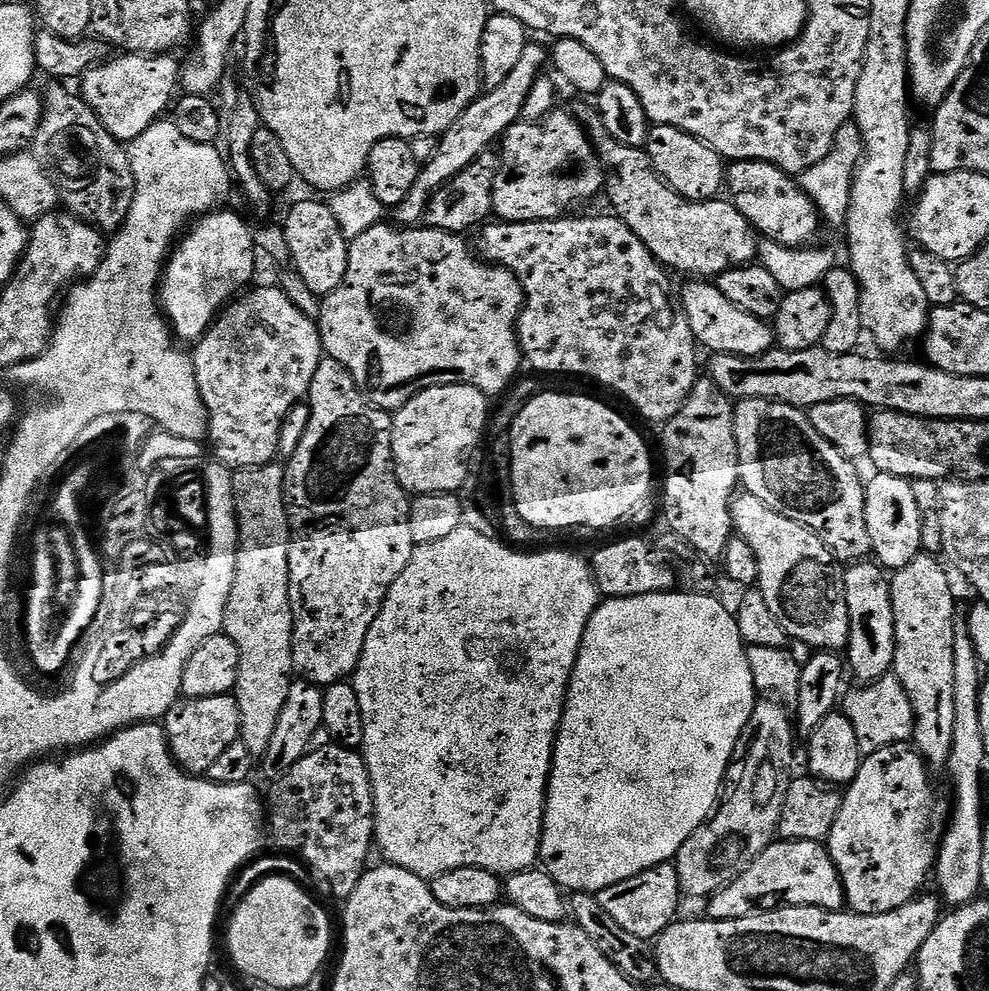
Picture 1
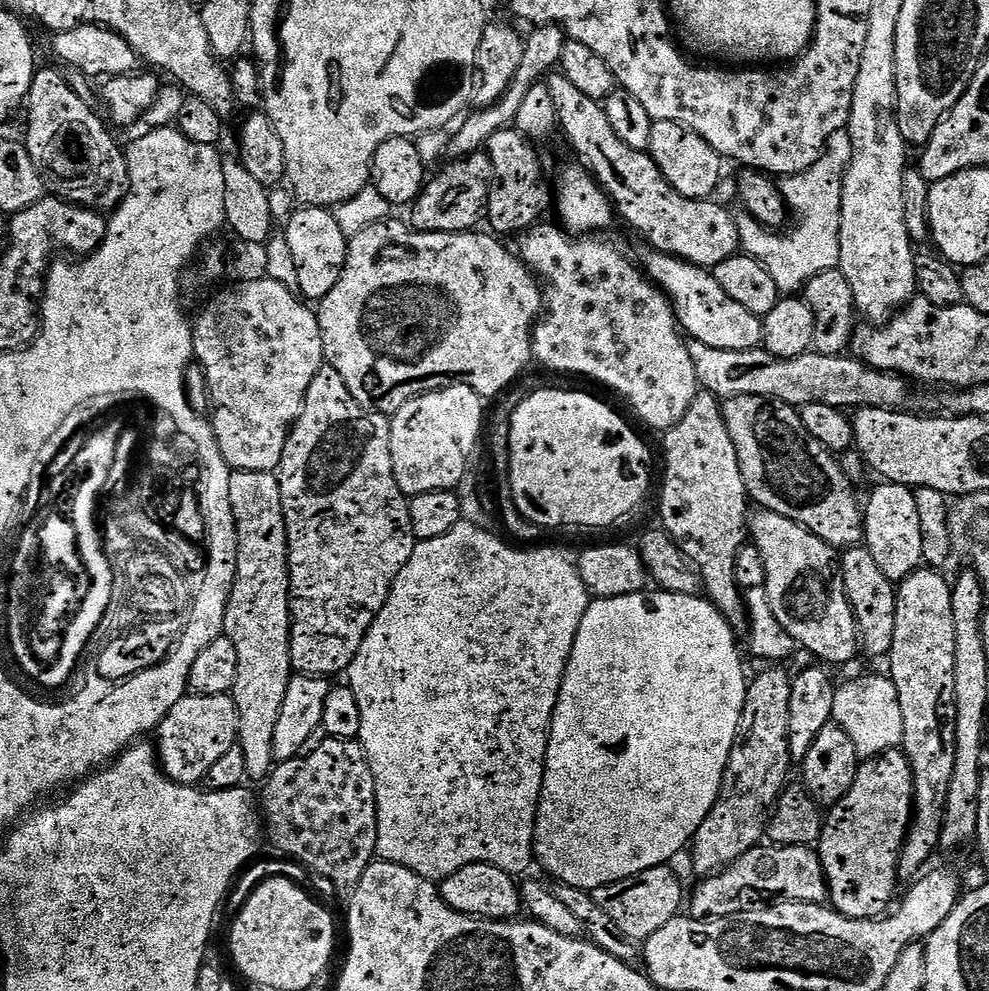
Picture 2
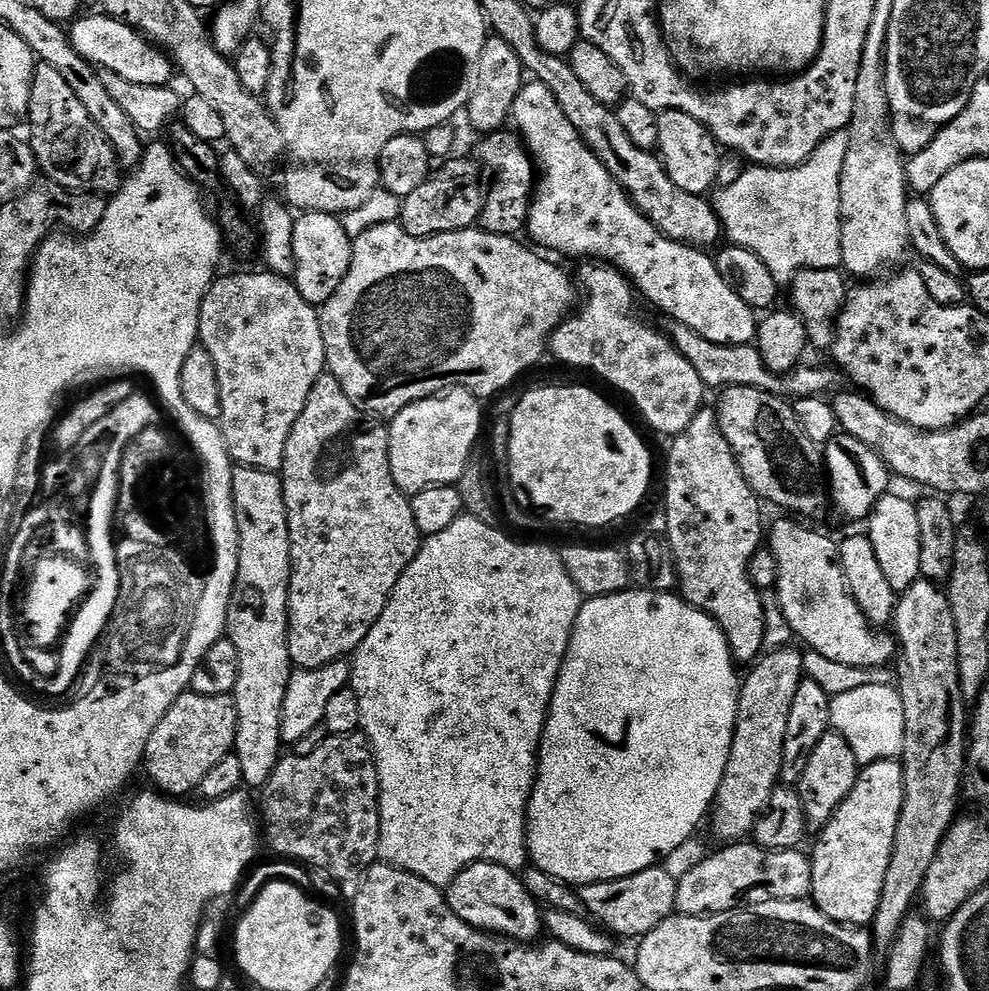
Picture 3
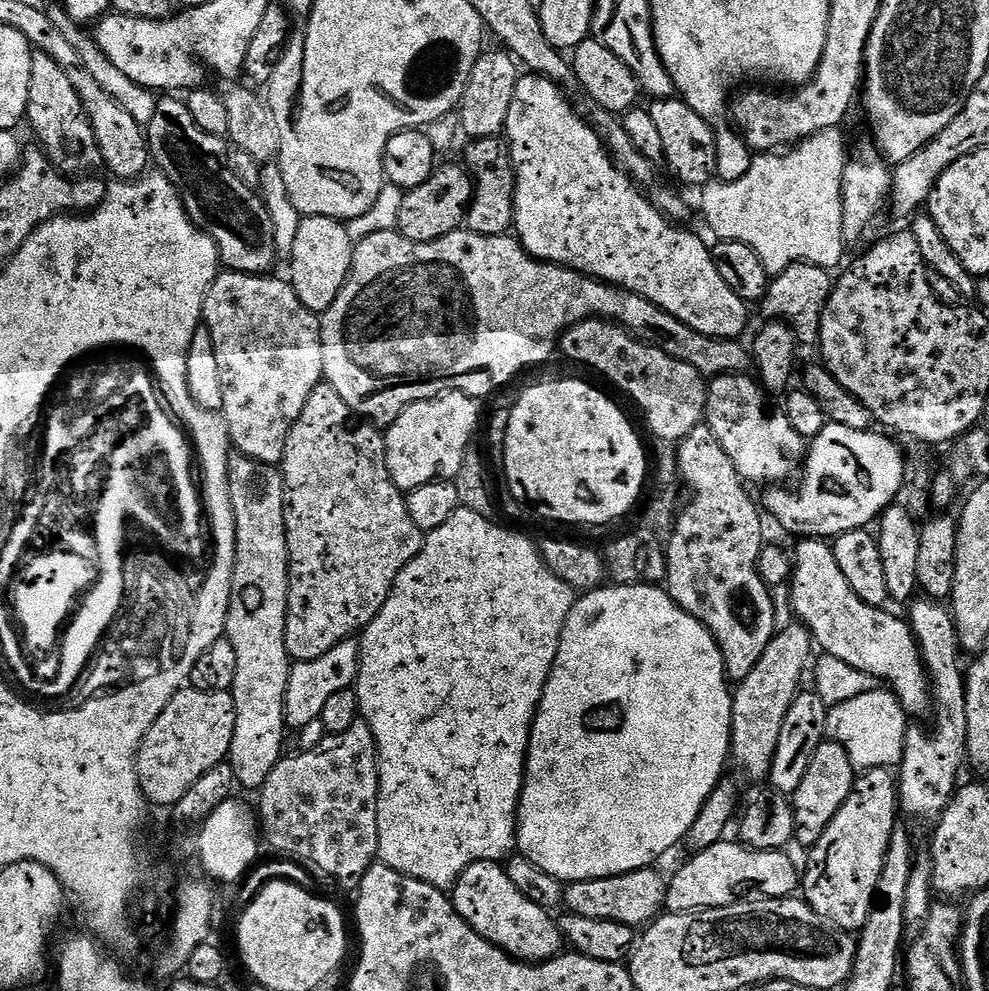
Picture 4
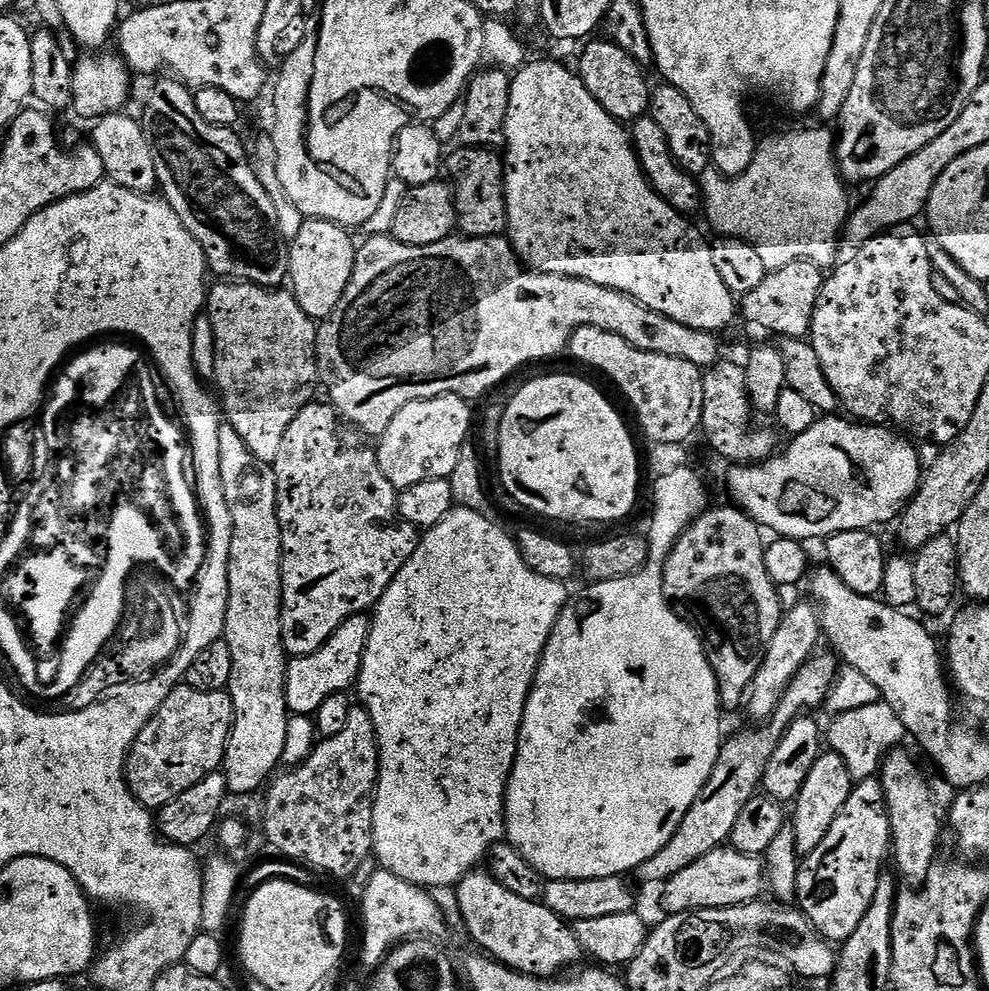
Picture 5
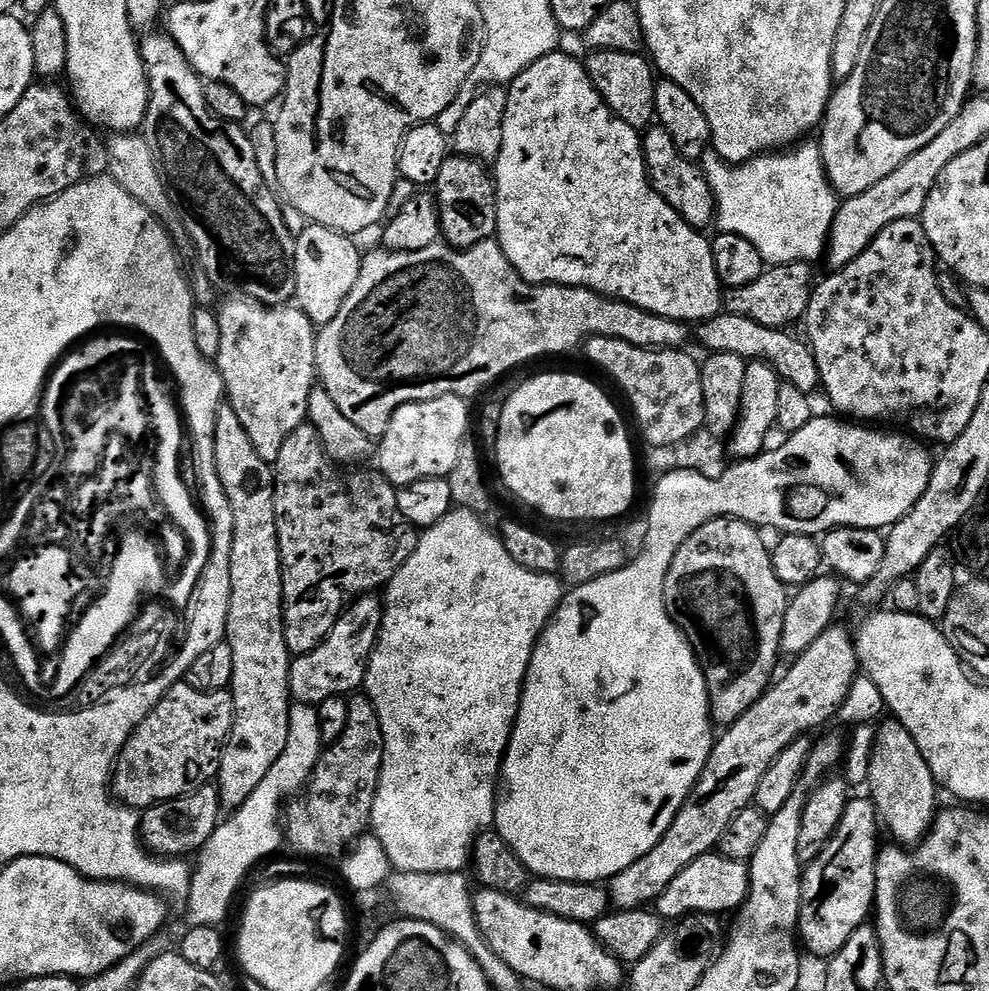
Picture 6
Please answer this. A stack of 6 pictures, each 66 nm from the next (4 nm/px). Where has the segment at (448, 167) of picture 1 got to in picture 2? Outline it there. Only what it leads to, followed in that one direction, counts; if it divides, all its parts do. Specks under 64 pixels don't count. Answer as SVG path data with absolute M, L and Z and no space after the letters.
M545 24L531 29L532 33L527 33L524 41L524 50L521 65L518 66L517 74L514 74L514 81L507 88L506 94L499 99L497 104L492 104L488 108L475 109L460 126L457 132L451 137L449 155L454 158L468 156L470 153L481 151L488 140L499 129L513 125L522 106L523 99L526 98L535 83L539 83L548 73L551 73L561 60L562 50L566 43L566 33L559 24Z

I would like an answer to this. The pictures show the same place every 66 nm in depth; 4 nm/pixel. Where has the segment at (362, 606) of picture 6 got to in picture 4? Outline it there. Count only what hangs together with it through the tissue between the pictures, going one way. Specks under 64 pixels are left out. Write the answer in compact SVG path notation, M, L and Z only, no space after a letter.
M349 638L343 640L338 646L334 646L334 650L326 650L326 654L322 654L322 658L314 658L313 660L301 660L293 663L292 673L288 679L286 686L286 698L284 699L284 723L289 729L304 728L307 724L315 725L319 721L322 709L326 706L326 702L334 694L338 694L338 690L346 690L353 687L356 683L356 675L360 672L360 645L355 639Z

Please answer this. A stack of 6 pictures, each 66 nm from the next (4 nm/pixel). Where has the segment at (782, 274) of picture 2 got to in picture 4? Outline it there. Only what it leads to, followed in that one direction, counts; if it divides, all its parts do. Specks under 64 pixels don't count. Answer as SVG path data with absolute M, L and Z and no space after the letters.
M843 127L822 130L810 138L801 140L799 144L781 151L779 154L753 155L750 170L746 170L746 174L742 174L742 178L738 178L738 182L726 182L719 178L713 178L709 184L705 184L699 193L699 196L701 195L700 208L704 211L704 220L708 223L709 230L716 235L715 239L717 241L733 240L734 242L742 242L746 246L750 246L750 250L754 250L754 254L758 254L762 266L767 270L769 277L772 278L779 276L780 273L786 271L792 264L817 264L819 268L839 269L841 267L841 265L839 266L840 259L843 258L844 251L846 251L844 235L842 234L844 210L842 206L842 174L844 173L846 163L846 155L844 156L844 131Z

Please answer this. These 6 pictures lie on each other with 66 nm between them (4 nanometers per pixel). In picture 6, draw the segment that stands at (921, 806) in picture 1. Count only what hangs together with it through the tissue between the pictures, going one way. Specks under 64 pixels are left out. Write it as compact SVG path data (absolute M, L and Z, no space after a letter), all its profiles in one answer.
M849 799L846 806L846 814L842 814L842 822L830 838L826 850L818 854L813 864L803 869L800 885L802 886L802 902L800 903L799 935L805 949L809 948L816 956L831 958L835 956L842 946L846 946L850 934L858 930L873 915L876 903L876 854L878 843L876 835L882 832L882 821L877 813L875 804L871 799Z

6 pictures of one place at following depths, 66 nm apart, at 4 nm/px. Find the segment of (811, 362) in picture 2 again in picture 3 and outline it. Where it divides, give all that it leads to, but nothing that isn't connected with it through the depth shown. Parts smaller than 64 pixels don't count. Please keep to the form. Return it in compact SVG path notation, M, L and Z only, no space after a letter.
M664 316L662 322L664 323L662 323L664 335L678 350L678 354L682 354L682 358L686 358L690 366L694 366L698 378L702 378L705 389L723 390L734 386L750 386L763 392L772 392L776 396L785 396L793 401L798 401L811 396L827 397L841 387L842 376L835 367L807 368L807 366L801 366L790 373L780 375L771 372L766 362L762 362L762 354L756 349L755 343L719 344L710 342L710 338L702 338L702 334L694 334L690 326L682 326L682 322L674 318Z

